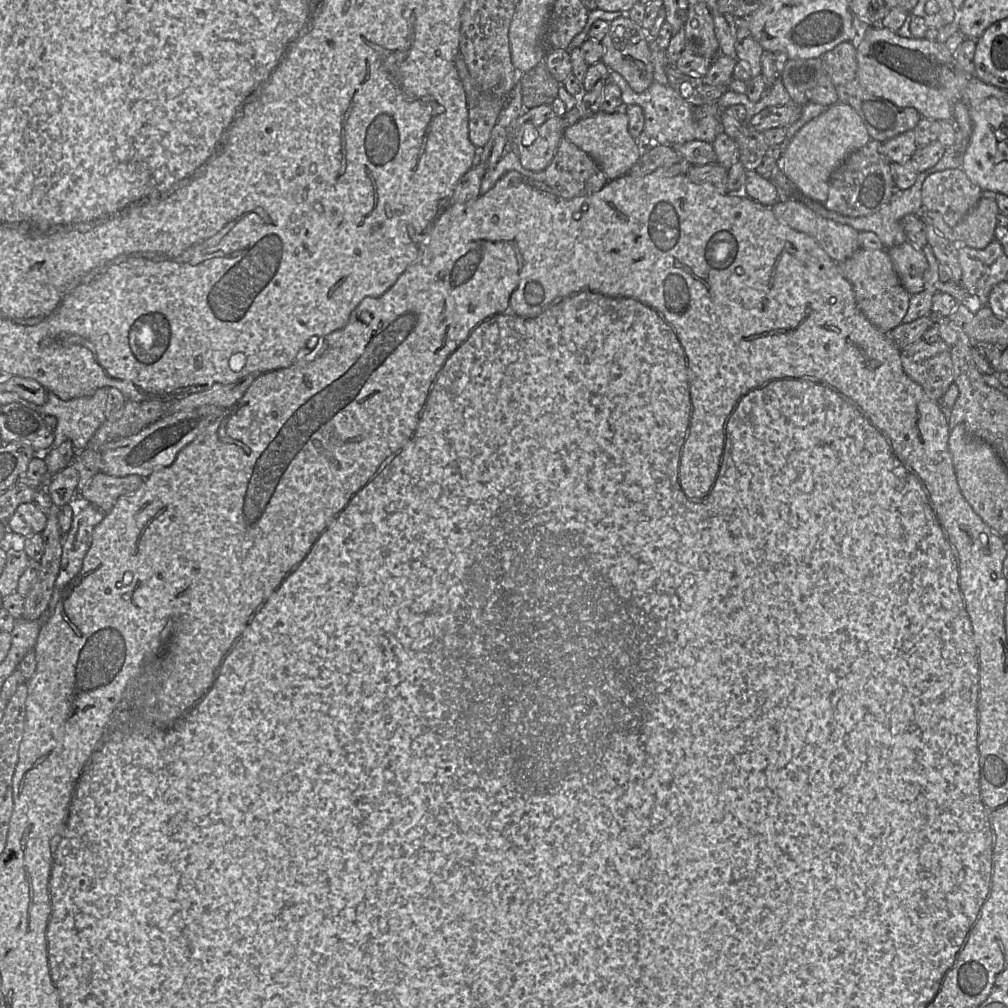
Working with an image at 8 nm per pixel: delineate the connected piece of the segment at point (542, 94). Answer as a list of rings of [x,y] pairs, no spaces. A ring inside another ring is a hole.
[[[544,61],[520,74],[524,110],[541,105],[551,105],[558,97],[560,83],[554,79]]]

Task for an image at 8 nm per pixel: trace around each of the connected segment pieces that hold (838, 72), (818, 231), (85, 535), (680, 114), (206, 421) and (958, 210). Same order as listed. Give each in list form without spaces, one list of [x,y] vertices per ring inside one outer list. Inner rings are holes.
[[[846,41],[838,44],[821,57],[826,73],[836,88],[838,102],[852,107],[862,119],[871,139],[880,143],[913,130],[922,118],[915,108],[895,106],[890,101],[876,97],[863,88],[857,74],[856,51],[857,49]]]
[[[799,198],[780,200],[771,209],[780,222],[814,238],[837,263],[860,249],[859,231],[819,216]]]
[[[91,503],[79,504],[71,528],[63,539],[60,570],[54,591],[63,590],[80,572],[92,543],[94,527],[104,519],[106,514],[108,513],[104,513]]]
[[[616,71],[609,72],[609,79],[619,87],[624,106],[638,105],[641,107],[644,115],[643,131],[656,144],[672,147],[695,140],[704,141],[713,145],[717,155],[717,163],[727,171],[739,161],[738,145],[723,132],[720,118],[707,116],[696,121],[692,115],[693,105],[682,99],[668,84],[653,81],[644,92],[637,93],[630,87],[623,76]]]
[[[203,405],[192,410],[166,414],[134,435],[105,443],[98,450],[102,459],[102,471],[117,477],[135,474],[146,478],[154,471],[170,466],[179,451],[219,418],[224,409],[216,405]]]
[[[962,168],[929,175],[921,188],[923,210],[939,213],[954,228],[982,198],[982,189],[972,183]]]

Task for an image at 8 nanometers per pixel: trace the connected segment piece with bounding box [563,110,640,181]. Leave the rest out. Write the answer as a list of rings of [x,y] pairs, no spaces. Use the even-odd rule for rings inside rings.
[[[623,110],[612,114],[599,111],[591,117],[580,119],[564,129],[563,137],[586,152],[609,181],[627,174],[640,157],[636,141],[628,131],[628,117]]]

